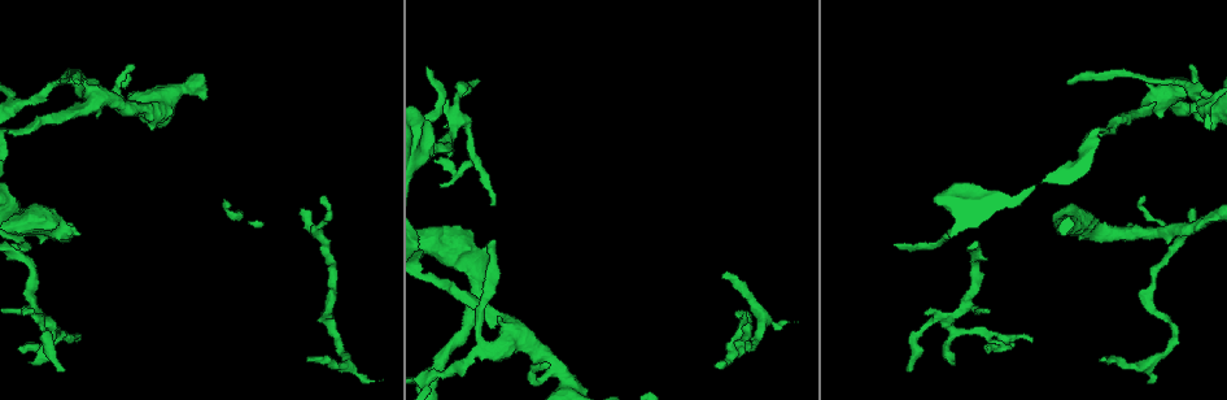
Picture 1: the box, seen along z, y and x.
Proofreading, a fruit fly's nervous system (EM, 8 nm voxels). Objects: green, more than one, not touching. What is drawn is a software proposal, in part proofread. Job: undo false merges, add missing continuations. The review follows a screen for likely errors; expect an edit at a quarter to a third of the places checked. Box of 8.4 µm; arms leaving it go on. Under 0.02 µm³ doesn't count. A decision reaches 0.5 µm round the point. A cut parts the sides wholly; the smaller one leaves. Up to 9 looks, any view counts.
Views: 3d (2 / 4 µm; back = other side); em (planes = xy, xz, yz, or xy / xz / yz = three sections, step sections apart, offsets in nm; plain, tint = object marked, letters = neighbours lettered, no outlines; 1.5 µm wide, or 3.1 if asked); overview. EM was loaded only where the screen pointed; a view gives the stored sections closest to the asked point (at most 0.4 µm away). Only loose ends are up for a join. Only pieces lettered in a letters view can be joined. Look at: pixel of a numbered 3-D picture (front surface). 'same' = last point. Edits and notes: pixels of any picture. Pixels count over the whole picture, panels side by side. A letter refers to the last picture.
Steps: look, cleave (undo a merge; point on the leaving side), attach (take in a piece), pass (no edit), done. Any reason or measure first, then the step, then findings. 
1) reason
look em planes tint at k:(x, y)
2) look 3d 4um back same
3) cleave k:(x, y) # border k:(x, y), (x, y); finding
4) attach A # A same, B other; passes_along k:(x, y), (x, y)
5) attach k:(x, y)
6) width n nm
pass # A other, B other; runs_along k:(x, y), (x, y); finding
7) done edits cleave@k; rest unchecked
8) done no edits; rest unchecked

branch stops here
look 3d 2um at 1:(301, 209)

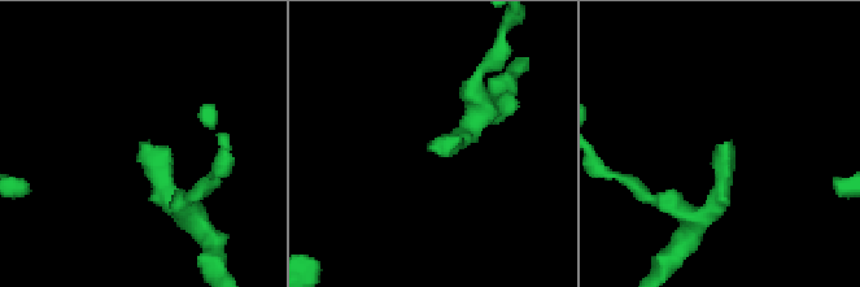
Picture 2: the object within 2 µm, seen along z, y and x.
shape alone is not enough
look em xz step 8 tint at 2:(433, 143)

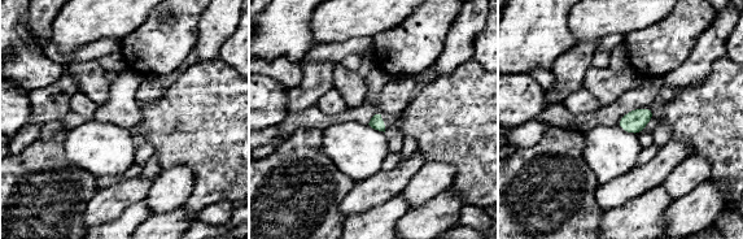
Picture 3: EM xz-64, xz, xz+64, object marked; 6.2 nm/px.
look em planes letters same

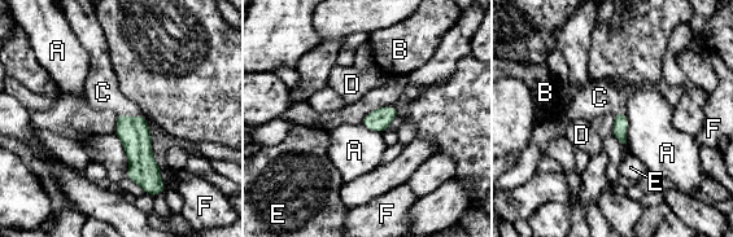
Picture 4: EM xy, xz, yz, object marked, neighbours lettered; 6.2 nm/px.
attach C # A other, B other, C same, D other, E other, F other; passes_along 4:(134, 132), (129, 117), (103, 92); the neuron continues

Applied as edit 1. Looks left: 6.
look overview

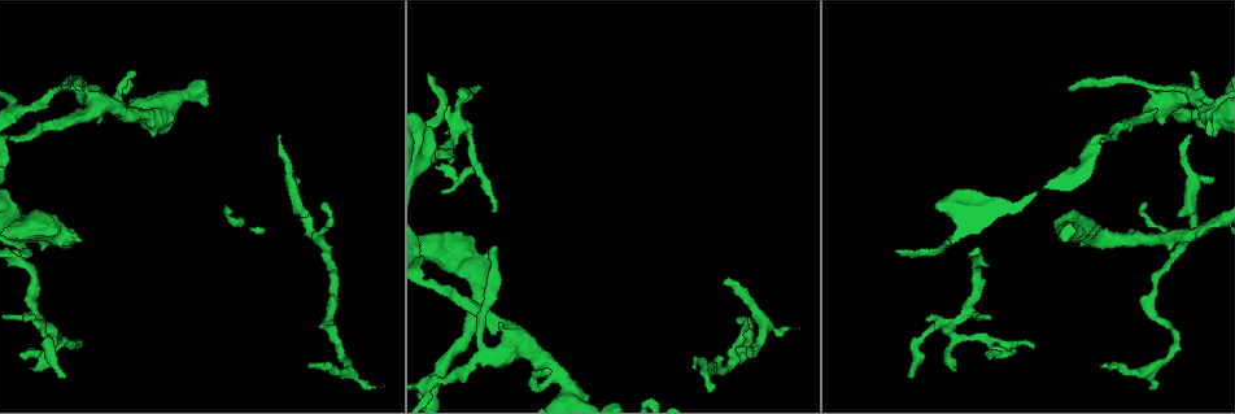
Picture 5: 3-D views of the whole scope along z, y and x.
tapers out
look em yz step 4 tint at 5:(442, 191)

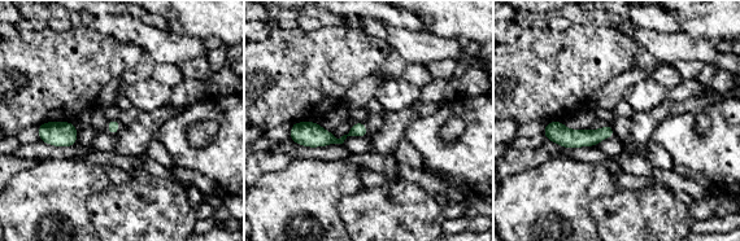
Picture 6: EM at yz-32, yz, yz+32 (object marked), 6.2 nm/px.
cut it another way
look em planes letters same

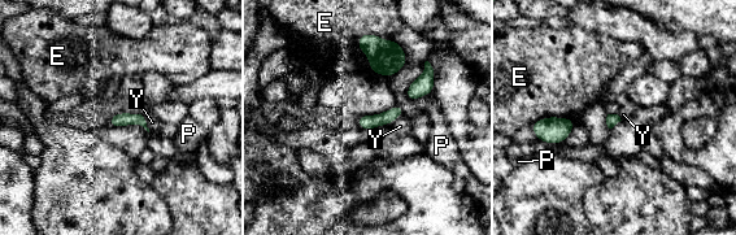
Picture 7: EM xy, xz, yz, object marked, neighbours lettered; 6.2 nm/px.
width 80 nm
pass # E other, P other, Y other; no lettered piece goes on from it

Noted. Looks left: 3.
tapers out
look 3d 2um at 5:(480, 87)

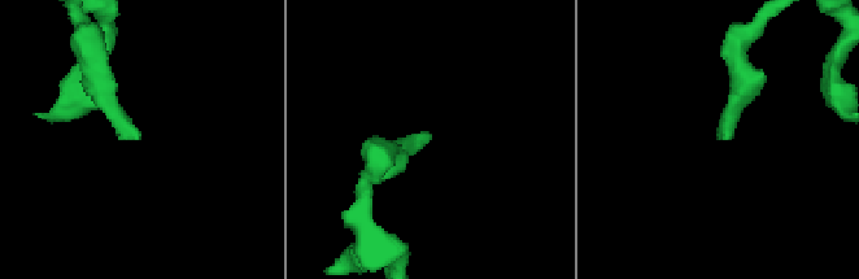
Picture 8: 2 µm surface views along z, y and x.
look em yz step 8 letters at 8:(431, 136)

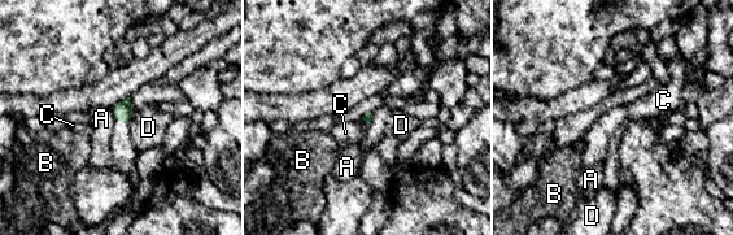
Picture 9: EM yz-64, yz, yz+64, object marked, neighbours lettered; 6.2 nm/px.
another direction
look em planes letters same

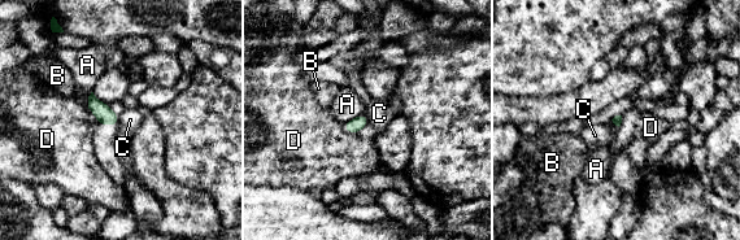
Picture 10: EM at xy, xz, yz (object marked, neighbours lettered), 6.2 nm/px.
pass # A other, B other, C other, D other; border 10:(364, 113), (369, 123); none of them fits

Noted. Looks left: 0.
done edits attach@4; rest unchecked

